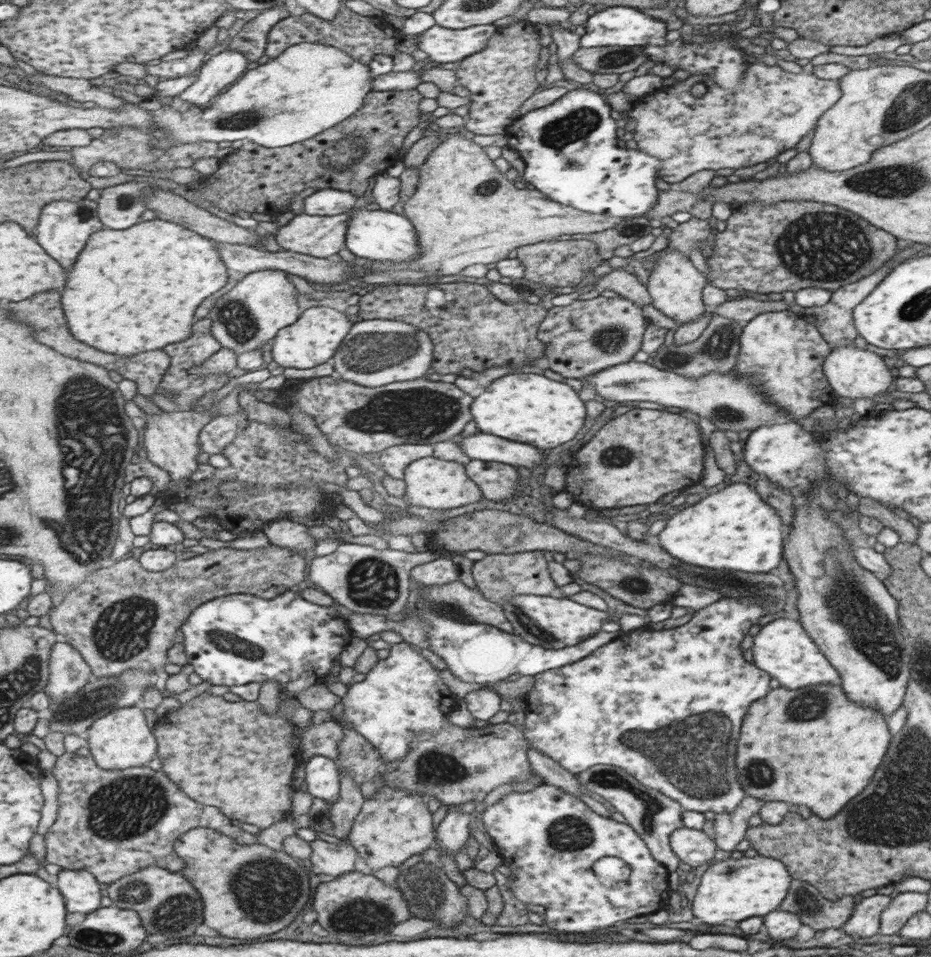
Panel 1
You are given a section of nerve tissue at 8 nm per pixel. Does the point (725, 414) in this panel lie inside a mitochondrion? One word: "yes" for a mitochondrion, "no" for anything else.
yes

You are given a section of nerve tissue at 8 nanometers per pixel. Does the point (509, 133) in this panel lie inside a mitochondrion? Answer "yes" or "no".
no

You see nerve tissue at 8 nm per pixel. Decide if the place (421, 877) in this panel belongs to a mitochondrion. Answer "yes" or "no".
yes

